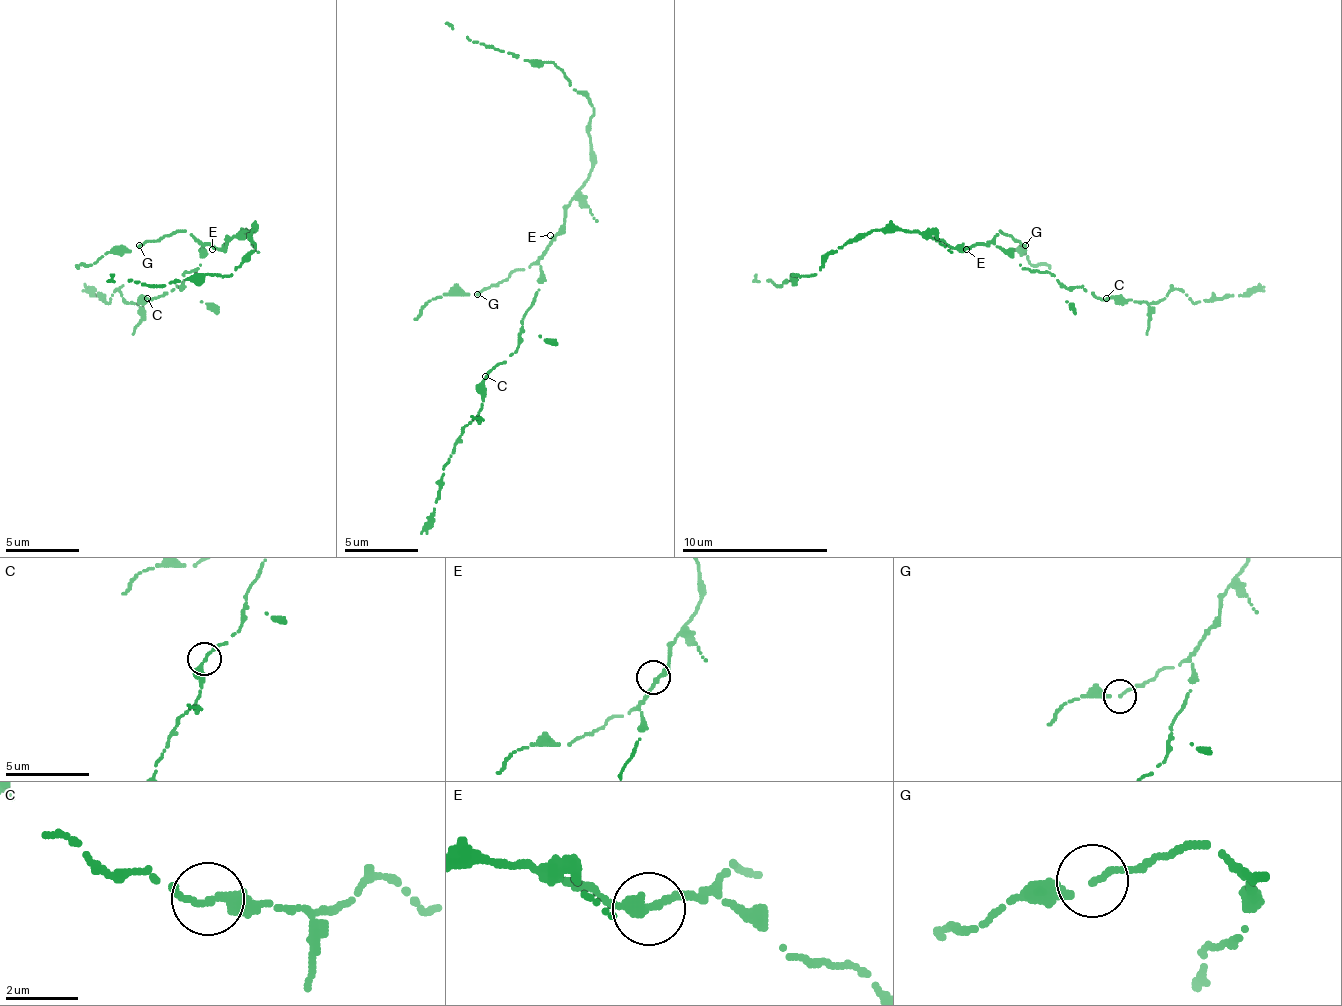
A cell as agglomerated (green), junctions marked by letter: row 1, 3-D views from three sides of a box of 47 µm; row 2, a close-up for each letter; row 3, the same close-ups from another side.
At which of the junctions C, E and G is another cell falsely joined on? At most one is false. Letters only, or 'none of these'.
none of these

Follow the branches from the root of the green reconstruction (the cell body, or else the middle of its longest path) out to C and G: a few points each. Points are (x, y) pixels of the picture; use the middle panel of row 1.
C: (547, 246), (539, 257), (539, 290), (521, 320), (517, 349), (484, 375)
G: (547, 246), (536, 261), (525, 268), (517, 268), (506, 279), (484, 287), (477, 294)

